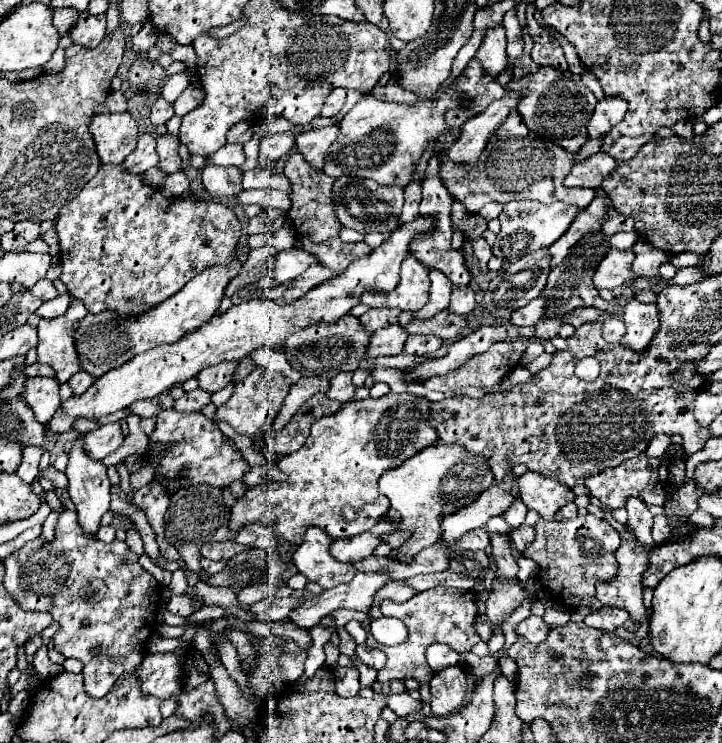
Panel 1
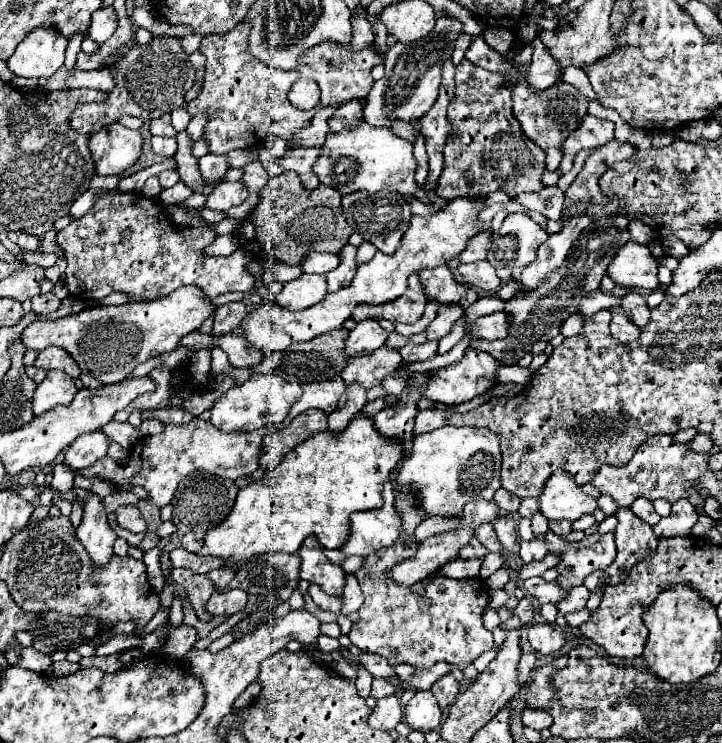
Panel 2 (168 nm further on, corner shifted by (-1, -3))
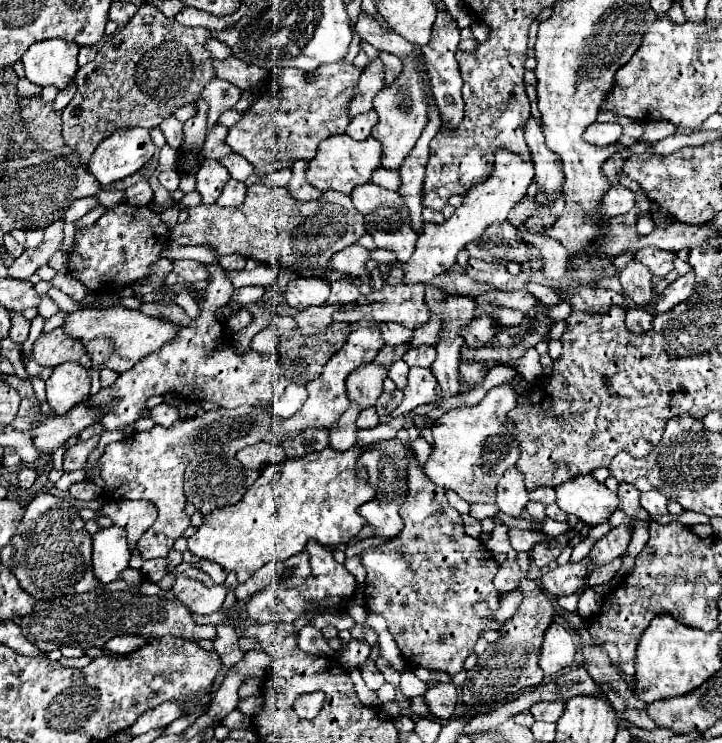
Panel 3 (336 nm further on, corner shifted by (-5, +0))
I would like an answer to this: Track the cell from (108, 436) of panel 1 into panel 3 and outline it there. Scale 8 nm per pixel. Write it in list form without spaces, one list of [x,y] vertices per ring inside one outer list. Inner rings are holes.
[[[93,435],[87,441],[79,441],[77,445],[69,447],[63,455],[63,471],[77,471],[77,469],[85,469],[85,461],[89,457],[89,453],[97,447],[99,443],[99,435]]]

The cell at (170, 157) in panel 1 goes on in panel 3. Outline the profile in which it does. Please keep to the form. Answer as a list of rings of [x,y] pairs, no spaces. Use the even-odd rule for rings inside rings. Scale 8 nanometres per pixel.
[[[171,169],[171,171],[163,171],[159,173],[159,181],[161,185],[167,189],[167,191],[175,191],[179,187],[179,181],[181,181],[181,173]]]

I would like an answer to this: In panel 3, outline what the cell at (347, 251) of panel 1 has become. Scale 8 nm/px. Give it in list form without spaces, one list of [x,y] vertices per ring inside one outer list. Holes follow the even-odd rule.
[[[337,279],[331,283],[331,295],[327,299],[327,305],[349,305],[361,295],[359,287],[349,279]]]

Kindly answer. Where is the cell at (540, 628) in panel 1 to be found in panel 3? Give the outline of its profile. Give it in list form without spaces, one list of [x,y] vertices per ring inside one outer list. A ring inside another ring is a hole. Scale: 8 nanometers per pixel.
[[[553,623],[545,631],[545,641],[539,657],[539,666],[545,676],[557,675],[561,669],[569,667],[575,657],[573,635],[559,623]]]

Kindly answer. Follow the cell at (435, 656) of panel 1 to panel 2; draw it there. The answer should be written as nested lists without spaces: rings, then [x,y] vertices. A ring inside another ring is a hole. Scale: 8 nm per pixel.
[[[435,664],[433,668],[427,668],[427,670],[417,670],[417,674],[411,678],[411,682],[403,682],[403,688],[413,688],[413,690],[429,690],[431,684],[435,680],[439,680],[441,676],[449,674],[451,666],[449,664]]]

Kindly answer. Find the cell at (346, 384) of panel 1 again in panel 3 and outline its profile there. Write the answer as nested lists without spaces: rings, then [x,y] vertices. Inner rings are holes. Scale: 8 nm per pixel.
[[[351,403],[351,407],[341,415],[339,423],[329,431],[329,447],[335,451],[347,451],[357,441],[357,427],[355,419],[359,415],[359,407]]]

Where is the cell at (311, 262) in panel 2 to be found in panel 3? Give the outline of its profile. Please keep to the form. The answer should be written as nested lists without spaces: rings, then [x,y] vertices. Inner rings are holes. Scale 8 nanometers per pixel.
[[[355,243],[355,245],[335,253],[333,259],[331,259],[331,265],[339,273],[361,277],[365,283],[369,283],[369,275],[367,275],[367,269],[365,269],[367,261],[369,261],[369,249]]]

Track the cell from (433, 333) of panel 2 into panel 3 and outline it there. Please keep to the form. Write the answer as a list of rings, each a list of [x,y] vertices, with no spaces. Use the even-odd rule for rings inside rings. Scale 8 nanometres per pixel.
[[[431,315],[429,323],[425,325],[425,329],[423,329],[423,327],[415,329],[415,331],[413,331],[413,337],[411,337],[411,341],[409,341],[409,347],[419,347],[419,345],[435,345],[437,335],[439,335],[439,329],[441,329],[441,323],[439,323],[437,319],[439,319],[439,317]]]

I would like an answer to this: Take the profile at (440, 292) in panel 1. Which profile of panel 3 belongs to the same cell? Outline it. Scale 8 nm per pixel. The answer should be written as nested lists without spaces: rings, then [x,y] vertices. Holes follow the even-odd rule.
[[[381,323],[379,331],[381,331],[381,337],[383,337],[385,345],[393,345],[393,347],[407,343],[411,339],[411,335],[413,335],[411,329],[395,325],[395,323]]]

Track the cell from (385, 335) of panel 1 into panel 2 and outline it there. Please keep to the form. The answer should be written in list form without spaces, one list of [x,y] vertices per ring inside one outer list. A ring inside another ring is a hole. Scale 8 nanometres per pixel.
[[[385,344],[383,348],[377,348],[375,352],[371,352],[371,356],[349,358],[345,370],[341,372],[341,378],[345,380],[345,384],[357,382],[365,390],[369,390],[377,386],[387,374],[393,374],[399,368],[401,360],[403,358],[399,356],[399,350],[389,348]]]

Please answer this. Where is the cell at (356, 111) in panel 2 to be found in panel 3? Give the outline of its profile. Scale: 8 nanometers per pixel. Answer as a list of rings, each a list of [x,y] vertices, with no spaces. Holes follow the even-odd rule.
[[[369,111],[369,113],[361,113],[361,115],[355,115],[353,121],[349,123],[347,127],[347,135],[351,139],[357,139],[357,141],[363,141],[371,135],[371,129],[377,121],[377,113],[375,111]]]

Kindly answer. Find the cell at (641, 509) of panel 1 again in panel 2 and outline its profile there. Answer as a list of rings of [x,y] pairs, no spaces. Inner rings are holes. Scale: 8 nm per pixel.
[[[637,498],[633,504],[631,504],[631,510],[635,516],[639,516],[643,522],[647,522],[649,526],[655,526],[659,522],[659,514],[653,510],[653,504],[645,498]]]

